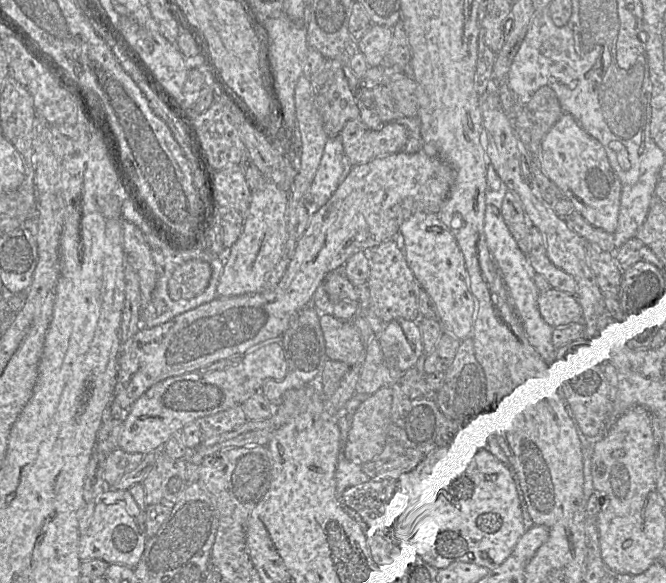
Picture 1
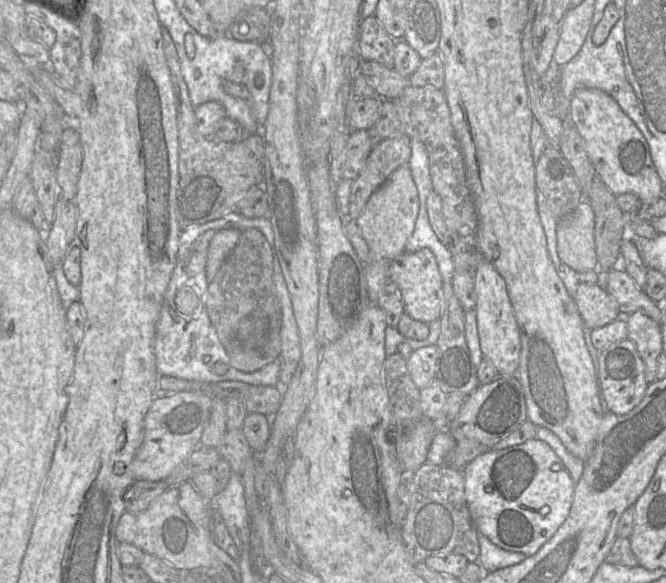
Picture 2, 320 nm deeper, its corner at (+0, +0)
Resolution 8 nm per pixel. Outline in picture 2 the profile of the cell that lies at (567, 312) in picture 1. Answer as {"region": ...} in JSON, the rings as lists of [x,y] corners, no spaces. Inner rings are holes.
{"region":[[[580,284],[573,298],[588,330],[623,317],[615,298],[599,284]]]}

